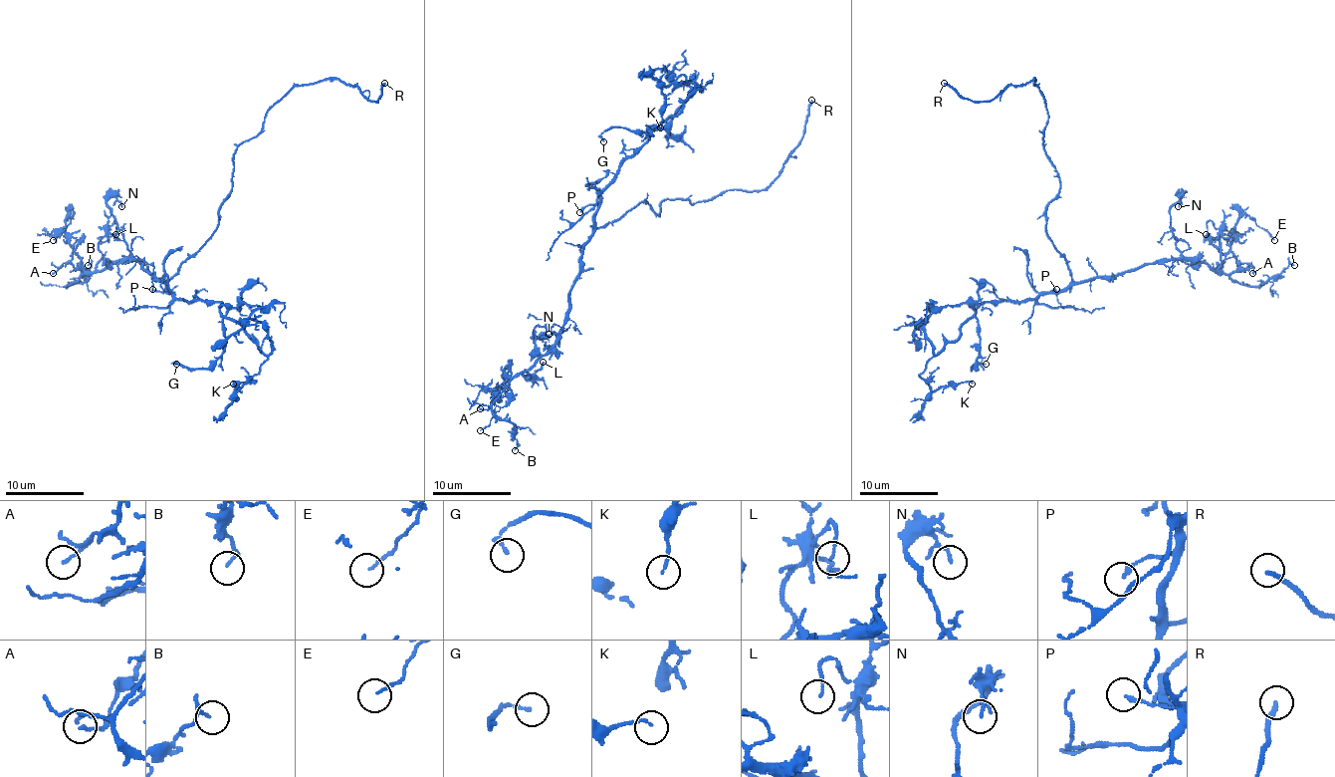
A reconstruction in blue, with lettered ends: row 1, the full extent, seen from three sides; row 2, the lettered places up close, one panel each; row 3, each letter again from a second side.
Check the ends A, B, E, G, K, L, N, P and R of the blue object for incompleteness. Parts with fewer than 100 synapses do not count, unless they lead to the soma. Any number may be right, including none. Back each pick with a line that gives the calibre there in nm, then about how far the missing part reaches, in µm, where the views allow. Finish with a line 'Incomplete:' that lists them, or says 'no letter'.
R: 200 nm | 10 µm
Incomplete: R

